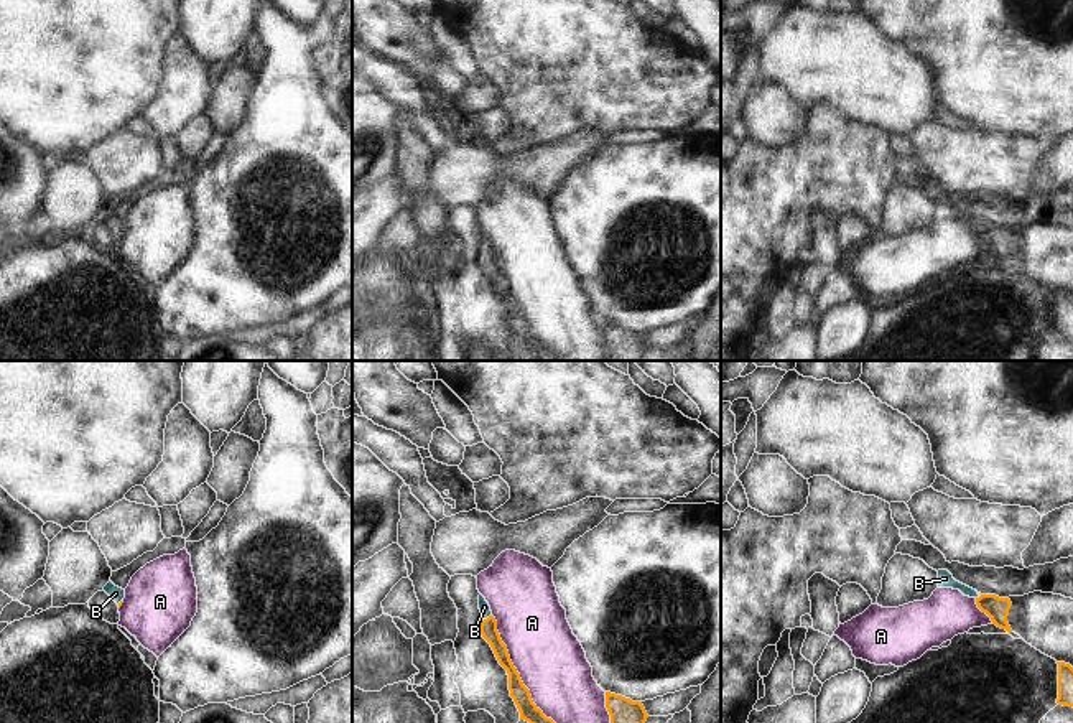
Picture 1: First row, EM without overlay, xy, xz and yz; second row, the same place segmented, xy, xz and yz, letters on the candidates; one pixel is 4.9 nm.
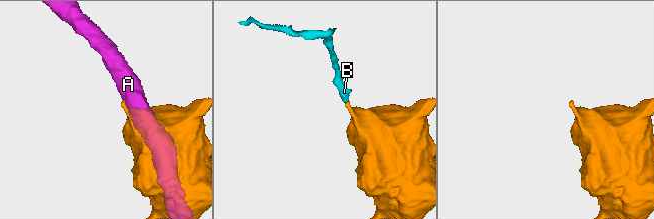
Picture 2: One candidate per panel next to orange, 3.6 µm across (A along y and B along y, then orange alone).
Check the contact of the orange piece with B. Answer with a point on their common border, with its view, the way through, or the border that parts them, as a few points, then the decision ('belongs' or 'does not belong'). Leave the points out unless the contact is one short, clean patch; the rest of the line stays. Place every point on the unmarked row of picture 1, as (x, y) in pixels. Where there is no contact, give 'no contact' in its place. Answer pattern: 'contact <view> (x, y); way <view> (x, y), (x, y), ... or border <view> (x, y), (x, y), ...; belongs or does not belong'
contact xz (489, 247); way xz (489, 262), (489, 247), (484, 237); belongs

